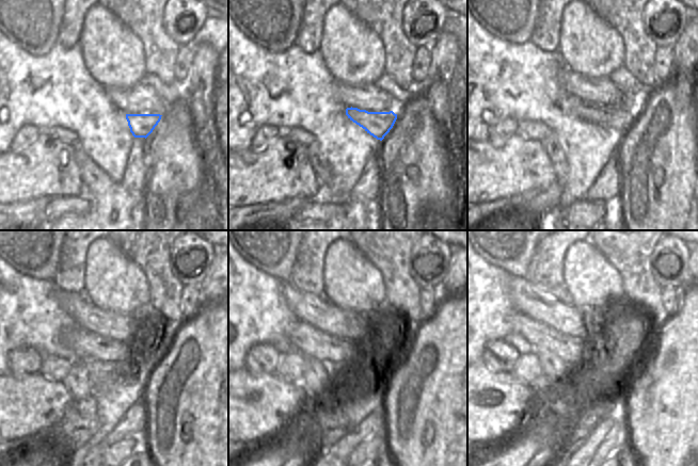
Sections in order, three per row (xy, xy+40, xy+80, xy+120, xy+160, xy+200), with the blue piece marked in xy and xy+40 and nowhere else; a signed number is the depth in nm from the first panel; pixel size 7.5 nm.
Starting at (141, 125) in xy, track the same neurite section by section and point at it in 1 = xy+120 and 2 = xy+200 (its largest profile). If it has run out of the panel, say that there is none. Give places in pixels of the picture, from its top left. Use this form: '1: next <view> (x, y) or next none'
1: next xy+120 (83, 342)
2: next xy+200 (570, 350)

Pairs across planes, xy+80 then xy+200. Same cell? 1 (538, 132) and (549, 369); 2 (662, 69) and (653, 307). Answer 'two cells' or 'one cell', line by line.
1: two cells
2: two cells

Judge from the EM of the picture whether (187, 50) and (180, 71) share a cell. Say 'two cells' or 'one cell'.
one cell

